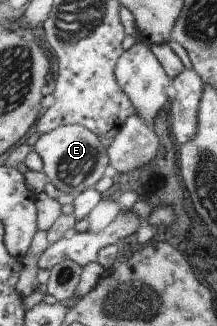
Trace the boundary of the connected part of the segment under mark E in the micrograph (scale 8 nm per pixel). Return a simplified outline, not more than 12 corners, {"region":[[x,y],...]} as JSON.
{"region":[[79,124],[40,136],[43,172],[71,196],[96,188],[107,142]]}

